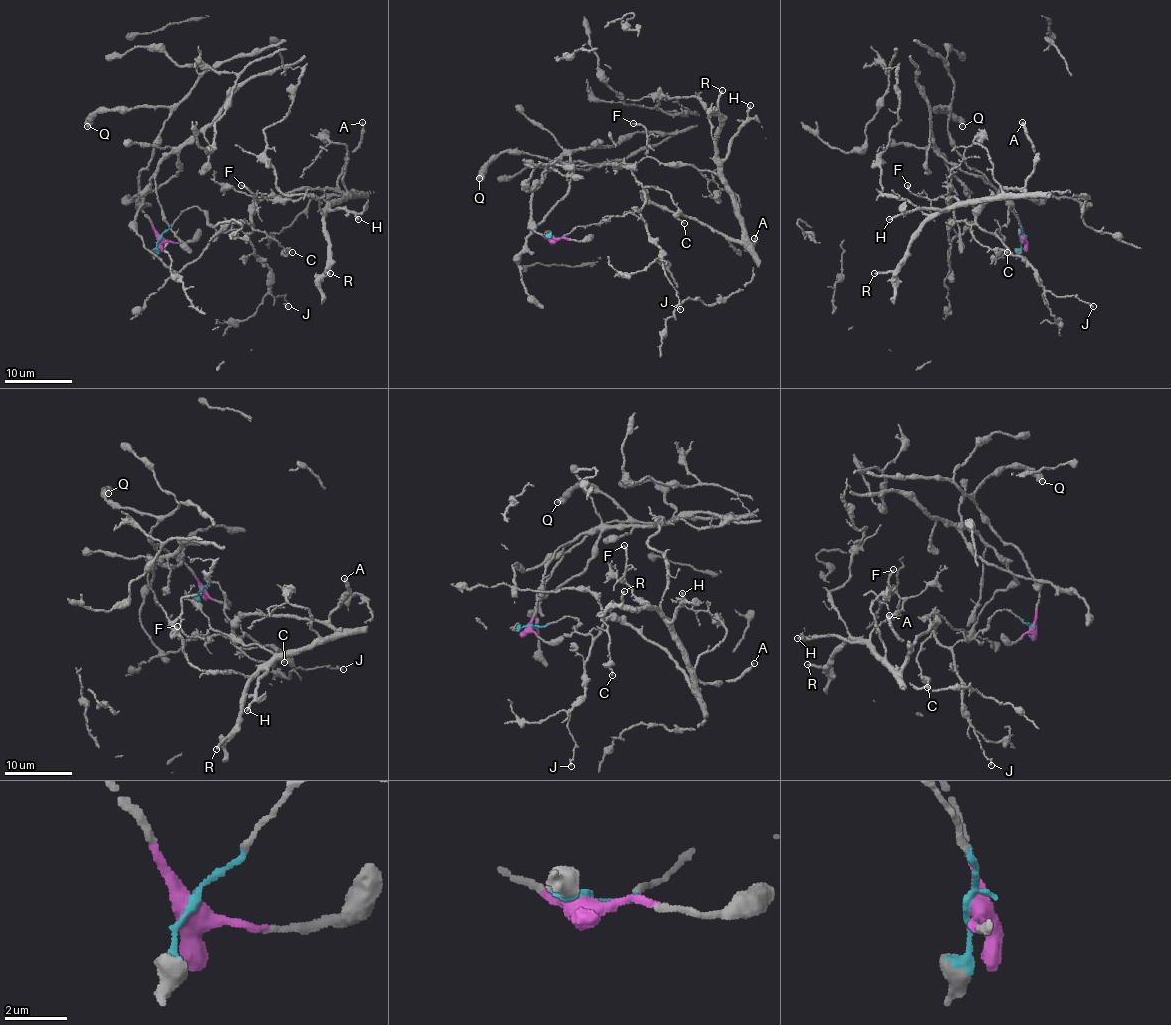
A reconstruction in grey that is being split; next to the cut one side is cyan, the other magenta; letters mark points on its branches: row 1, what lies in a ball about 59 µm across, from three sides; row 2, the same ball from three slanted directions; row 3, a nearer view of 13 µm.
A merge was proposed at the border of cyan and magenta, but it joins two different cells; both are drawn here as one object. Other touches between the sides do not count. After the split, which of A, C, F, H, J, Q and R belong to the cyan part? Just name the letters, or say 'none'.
A, C, F, H, J, R

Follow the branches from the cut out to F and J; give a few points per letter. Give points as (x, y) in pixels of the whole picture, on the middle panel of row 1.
F: (553, 237), (632, 213), (644, 191), (741, 237), (734, 193), (710, 171), (649, 157), (632, 124)
J: (553, 237), (566, 235), (575, 227), (637, 212), (648, 235), (661, 251), (666, 278), (675, 289), (680, 310)

